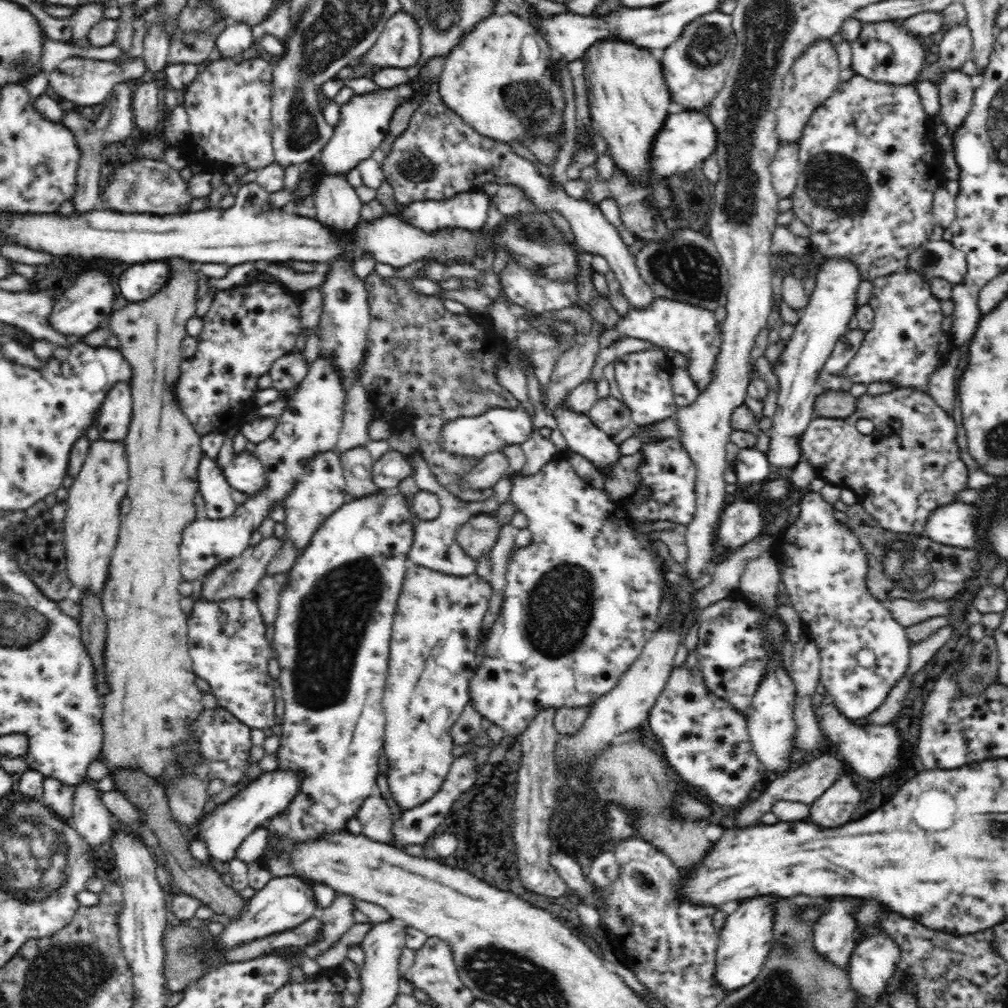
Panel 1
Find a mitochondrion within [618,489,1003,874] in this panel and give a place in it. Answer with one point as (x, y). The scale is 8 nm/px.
(917, 573)

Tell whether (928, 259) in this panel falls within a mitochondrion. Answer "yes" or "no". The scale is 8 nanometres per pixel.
yes

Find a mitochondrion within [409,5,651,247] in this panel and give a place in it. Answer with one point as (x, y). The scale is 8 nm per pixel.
(533, 106)

